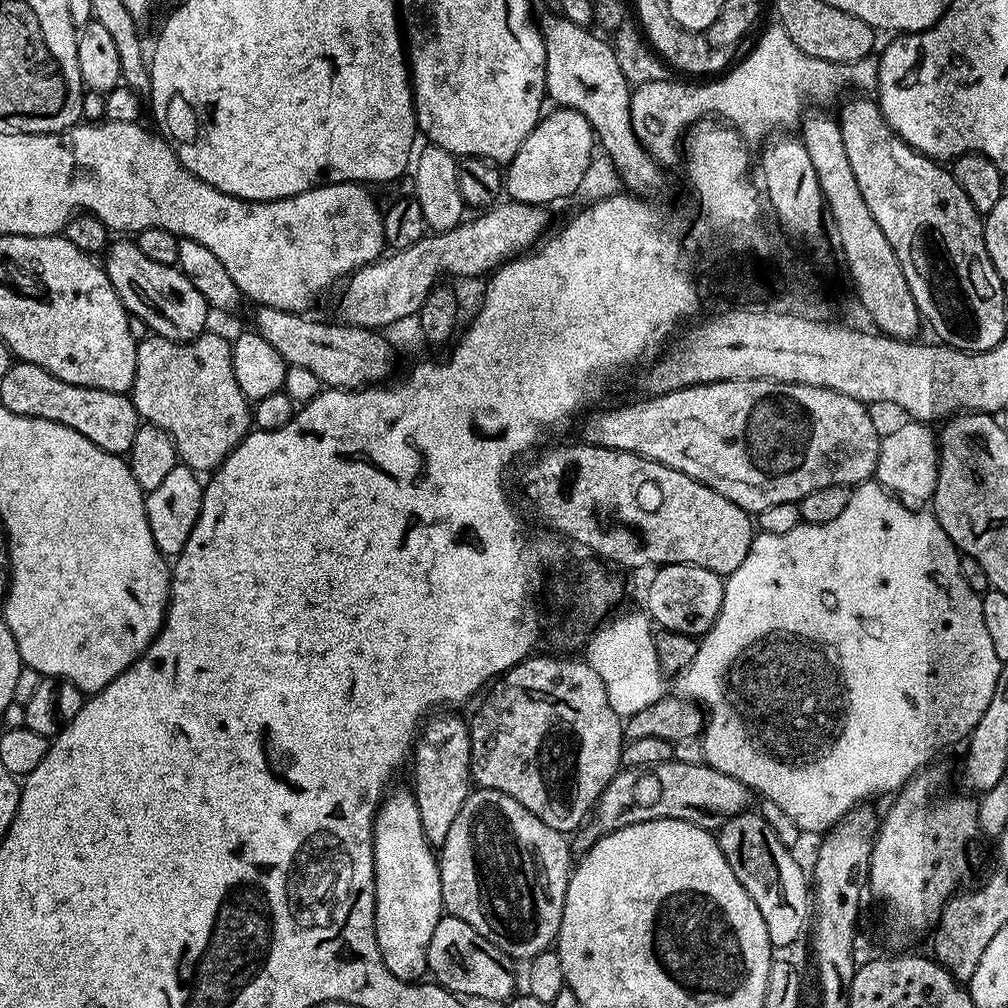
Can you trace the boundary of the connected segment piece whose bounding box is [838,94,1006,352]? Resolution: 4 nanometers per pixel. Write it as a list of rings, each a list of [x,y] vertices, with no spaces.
[[[864,94],[857,96],[860,96],[857,100],[846,101],[840,108],[840,116],[838,115],[838,123],[842,130],[842,143],[846,145],[846,159],[850,161],[850,166],[854,169],[854,178],[858,182],[858,190],[862,190],[862,199],[866,201],[866,206],[874,218],[874,222],[878,222],[878,226],[882,226],[882,234],[886,234],[886,242],[890,242],[890,246],[902,266],[902,274],[906,274],[910,294],[914,294],[914,302],[918,306],[923,323],[927,327],[929,324],[936,331],[935,339],[939,343],[946,344],[950,348],[957,348],[963,352],[985,352],[994,346],[998,346],[1006,339],[1006,332],[1004,332],[1004,288],[1006,288],[1006,284],[1005,281],[1000,279],[990,262],[990,254],[986,250],[986,242],[984,241],[984,222],[981,213],[977,212],[976,207],[970,202],[970,198],[966,198],[962,186],[958,186],[958,182],[954,182],[951,171],[943,163],[932,160],[928,156],[923,156],[921,152],[914,151],[888,125],[879,103],[875,99],[867,100],[864,97],[867,95]]]

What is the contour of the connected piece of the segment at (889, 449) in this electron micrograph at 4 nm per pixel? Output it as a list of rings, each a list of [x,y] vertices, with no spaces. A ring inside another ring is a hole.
[[[909,419],[908,424],[900,424],[893,432],[884,432],[880,438],[878,462],[874,473],[875,483],[887,488],[893,496],[905,501],[928,500],[936,495],[936,479],[940,469],[938,436],[931,432],[927,423]]]

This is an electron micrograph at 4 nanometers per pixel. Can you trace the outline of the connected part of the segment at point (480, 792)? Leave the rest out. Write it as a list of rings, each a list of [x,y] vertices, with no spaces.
[[[477,787],[469,791],[458,818],[450,825],[450,834],[438,850],[444,912],[469,923],[482,938],[492,942],[505,955],[527,962],[539,952],[555,945],[562,926],[562,910],[566,902],[568,878],[574,867],[574,853],[567,835],[554,826],[546,826],[542,818],[530,814],[522,802],[514,802],[510,794]]]

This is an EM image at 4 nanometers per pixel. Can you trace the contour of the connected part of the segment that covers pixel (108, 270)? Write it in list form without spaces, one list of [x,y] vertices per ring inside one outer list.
[[[131,239],[117,240],[120,241],[117,244],[115,241],[107,249],[102,267],[129,313],[133,317],[144,319],[149,333],[167,340],[187,342],[203,334],[210,309],[206,298],[202,298],[202,294],[194,290],[190,278],[186,278],[179,267],[150,262],[150,258],[146,258],[146,254],[142,254],[142,250],[138,250]]]

